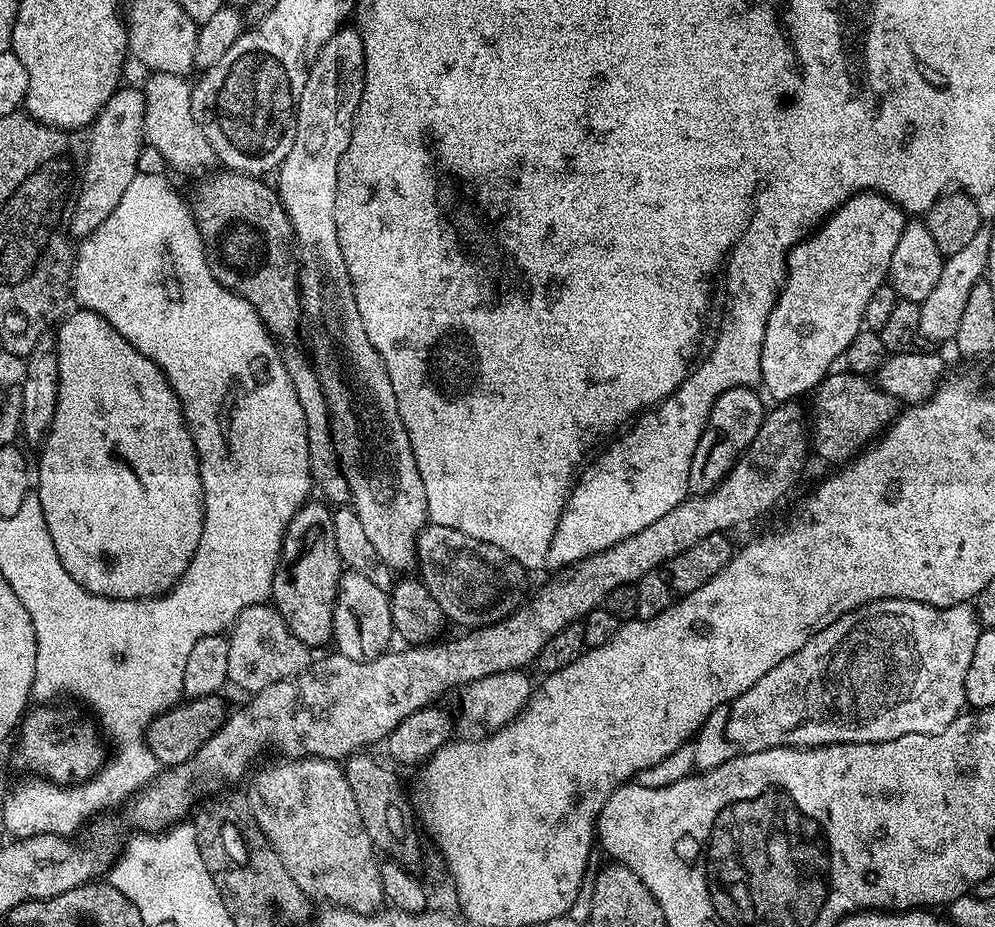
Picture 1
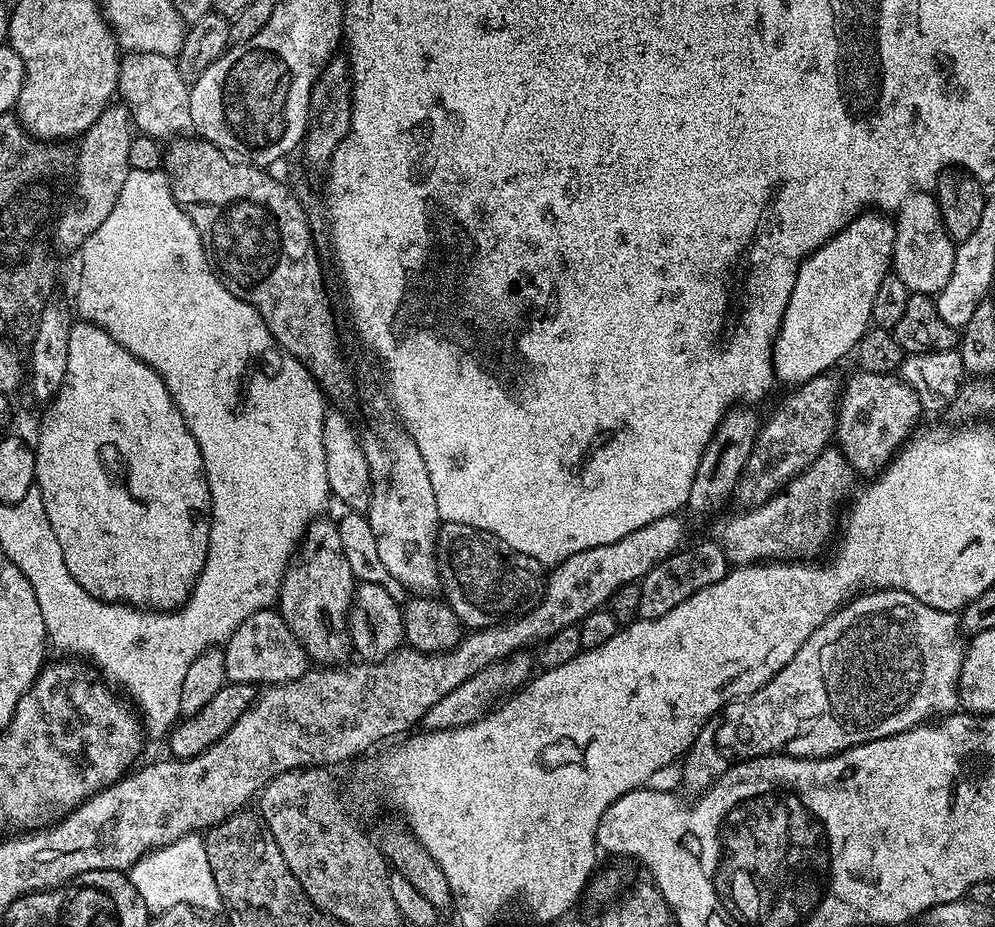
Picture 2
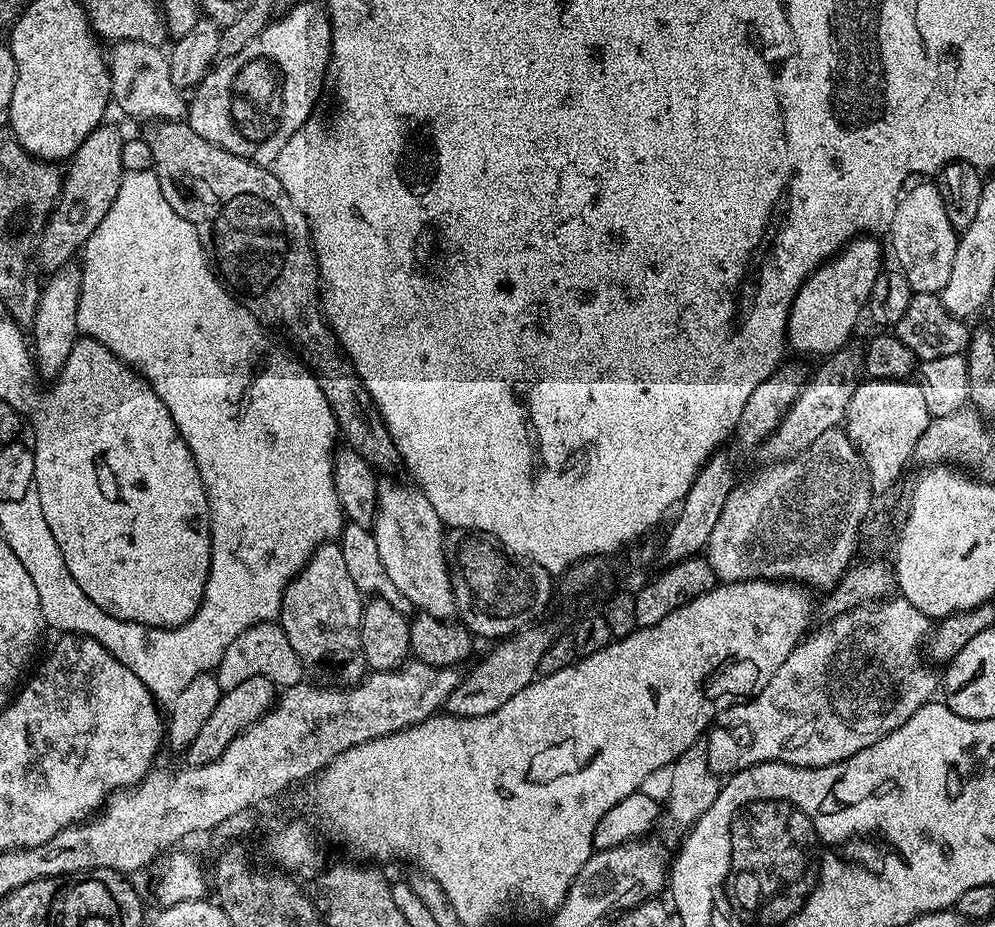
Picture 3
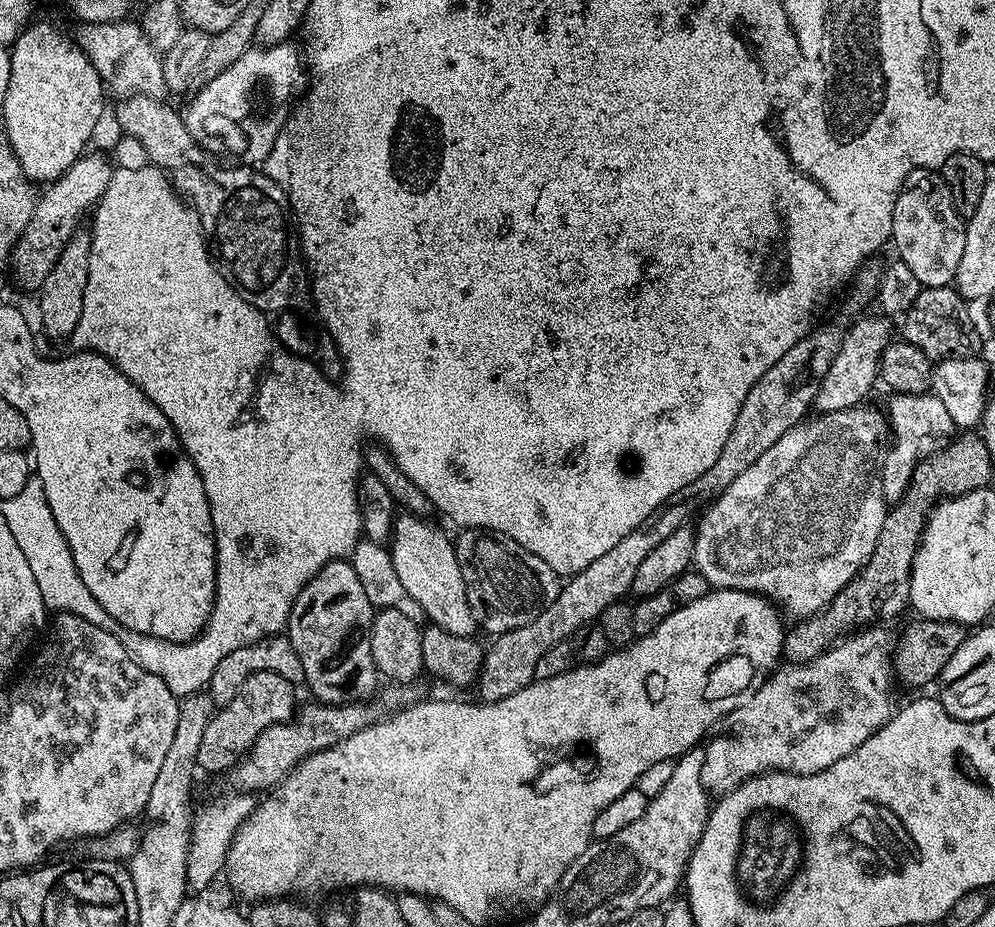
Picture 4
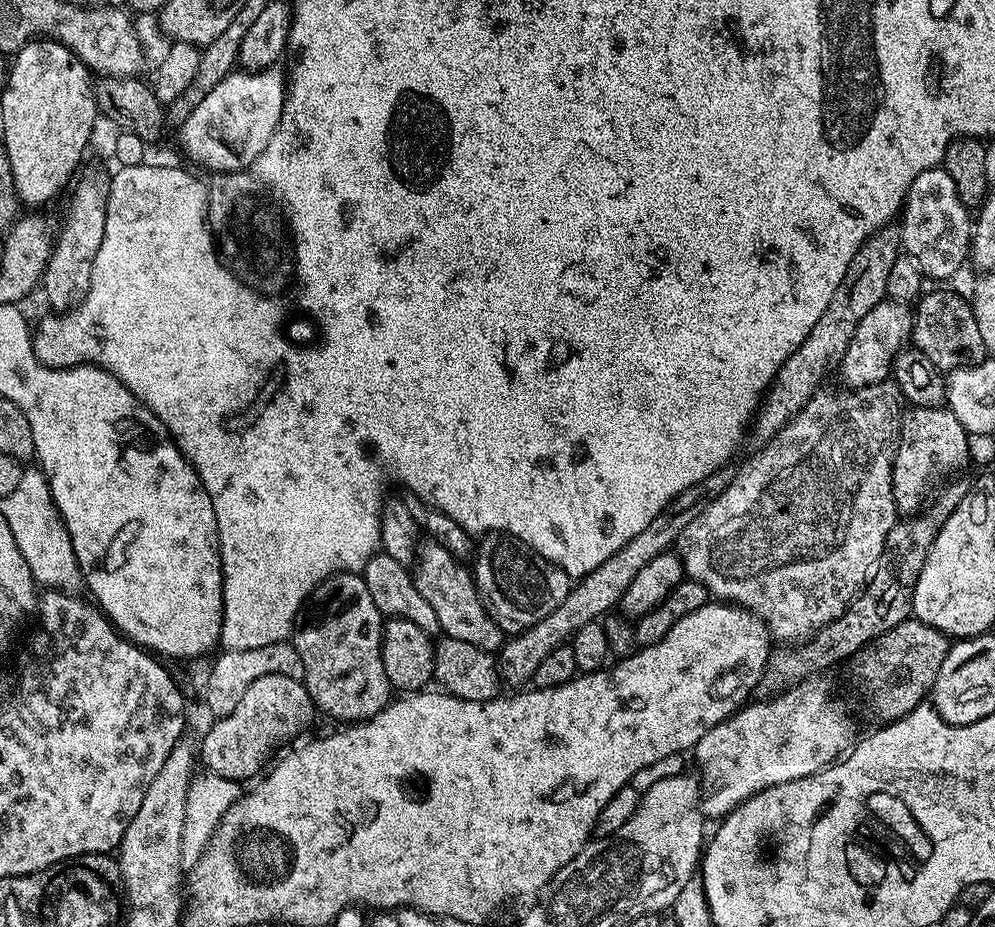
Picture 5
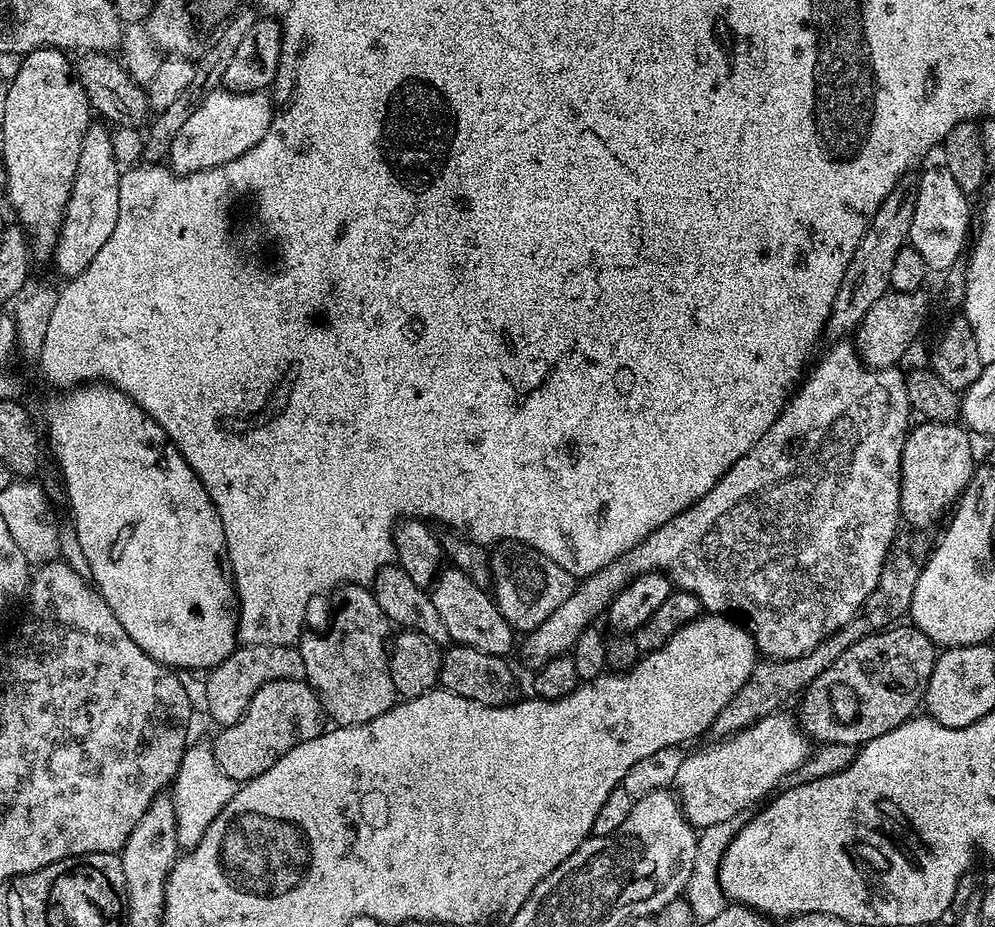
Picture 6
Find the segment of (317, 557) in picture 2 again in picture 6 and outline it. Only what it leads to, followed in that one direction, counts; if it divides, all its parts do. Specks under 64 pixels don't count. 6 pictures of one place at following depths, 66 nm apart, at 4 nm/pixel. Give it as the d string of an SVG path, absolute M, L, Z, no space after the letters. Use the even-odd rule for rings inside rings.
M341 584L331 593L330 599L332 599L333 612L328 625L321 632L305 631L298 641L302 662L306 665L304 679L316 692L320 705L324 707L325 717L333 725L365 724L386 714L386 710L390 710L398 703L388 665L390 623L386 614L382 612L382 607L378 606L371 587L362 584Z

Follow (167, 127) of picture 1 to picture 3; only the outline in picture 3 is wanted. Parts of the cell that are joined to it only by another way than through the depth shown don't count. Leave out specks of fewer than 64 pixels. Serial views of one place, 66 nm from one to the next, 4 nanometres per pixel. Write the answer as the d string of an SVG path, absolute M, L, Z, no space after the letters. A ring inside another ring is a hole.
M121 40L111 45L107 53L108 73L112 83L112 100L128 116L137 116L143 122L155 122L157 120L184 120L186 116L186 100L183 100L181 89L170 82L170 66L165 53L155 44L138 42L137 40Z

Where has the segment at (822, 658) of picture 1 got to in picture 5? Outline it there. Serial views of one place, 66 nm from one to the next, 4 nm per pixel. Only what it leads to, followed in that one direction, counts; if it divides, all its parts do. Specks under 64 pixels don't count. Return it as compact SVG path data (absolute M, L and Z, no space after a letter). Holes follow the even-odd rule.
M824 674L811 676L809 680L803 680L785 692L757 699L757 704L745 703L728 719L714 725L706 734L702 734L694 749L694 755L696 764L700 767L700 772L698 771L700 811L705 817L723 818L746 798L770 786L794 782L794 778L806 778L815 772L821 772L828 765L837 763L853 747L858 736L856 720L852 717L847 704L836 696L828 678Z

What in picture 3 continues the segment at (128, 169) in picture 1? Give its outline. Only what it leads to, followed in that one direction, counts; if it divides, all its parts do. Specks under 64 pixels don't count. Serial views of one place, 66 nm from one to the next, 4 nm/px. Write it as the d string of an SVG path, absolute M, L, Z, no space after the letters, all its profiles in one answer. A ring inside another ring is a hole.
M107 126L95 128L86 142L78 146L68 166L68 172L66 168L62 176L60 198L34 248L39 267L44 267L48 274L60 271L71 261L68 259L75 252L77 255L83 249L84 243L88 241L90 234L94 234L94 230L98 230L102 218L106 218L106 210L110 210L114 198L118 196L118 186L126 171L124 144L120 141L119 130Z

